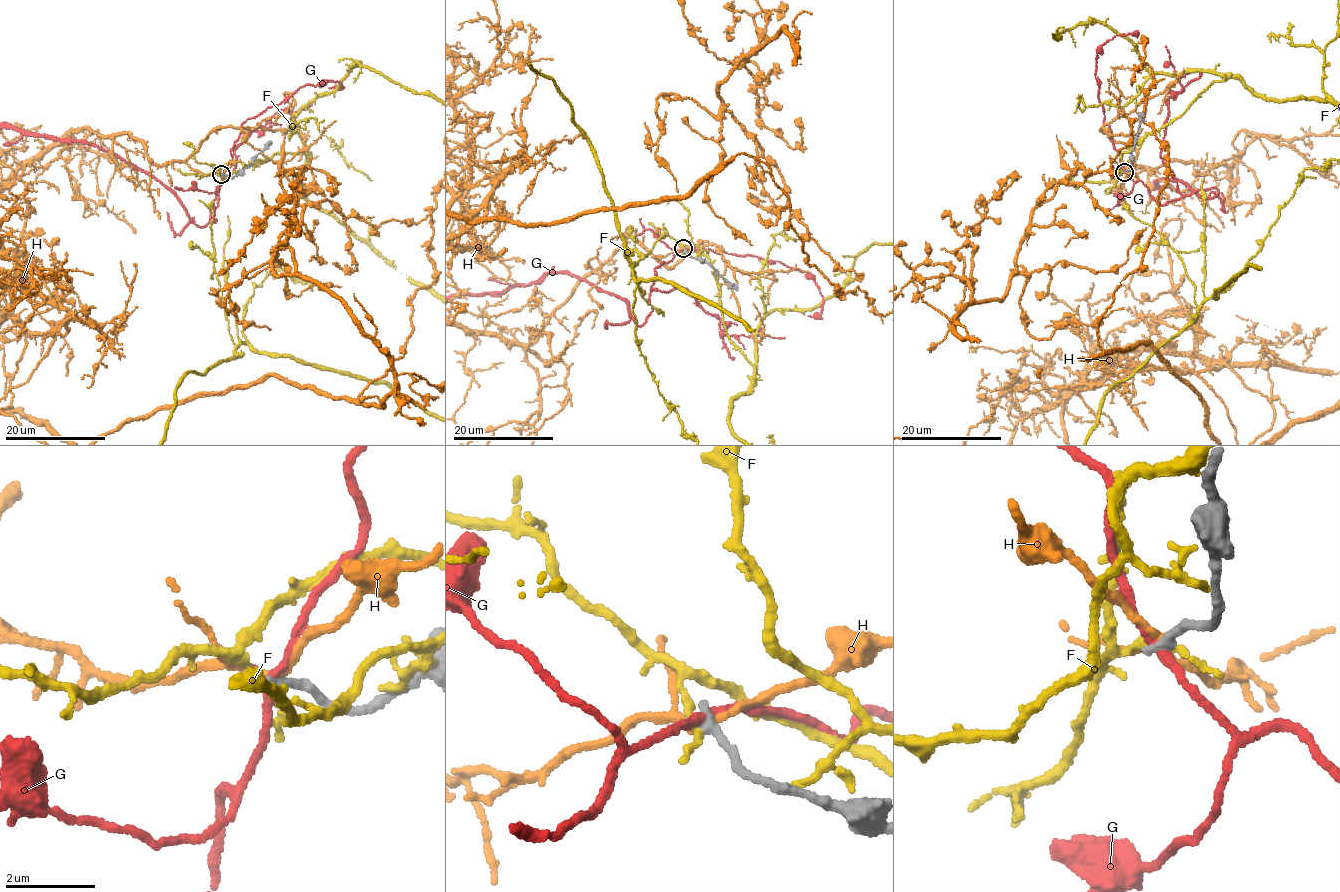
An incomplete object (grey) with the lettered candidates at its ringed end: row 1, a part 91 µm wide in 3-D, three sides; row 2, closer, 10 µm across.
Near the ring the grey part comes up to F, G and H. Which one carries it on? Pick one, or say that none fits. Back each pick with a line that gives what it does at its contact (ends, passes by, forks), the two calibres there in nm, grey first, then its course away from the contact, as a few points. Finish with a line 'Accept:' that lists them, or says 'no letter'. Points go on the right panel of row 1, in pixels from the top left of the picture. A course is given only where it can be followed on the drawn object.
Accept: no letter

